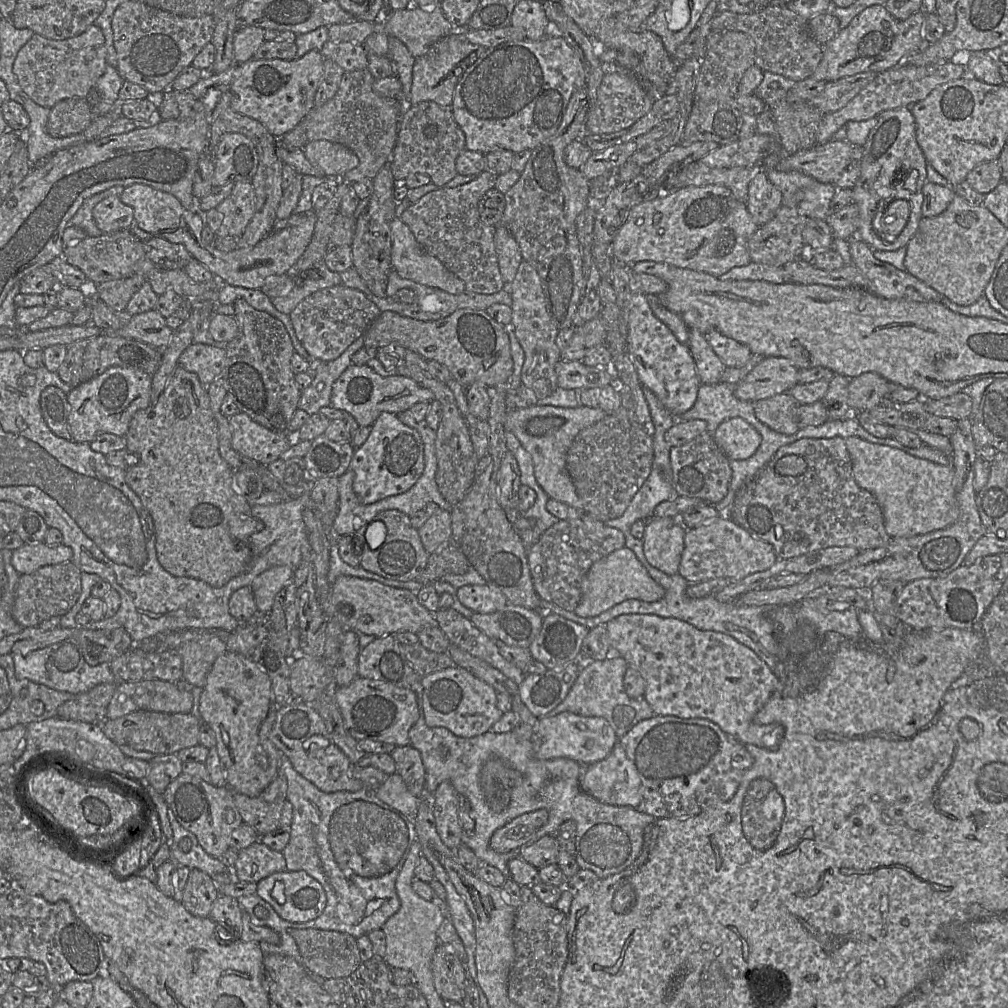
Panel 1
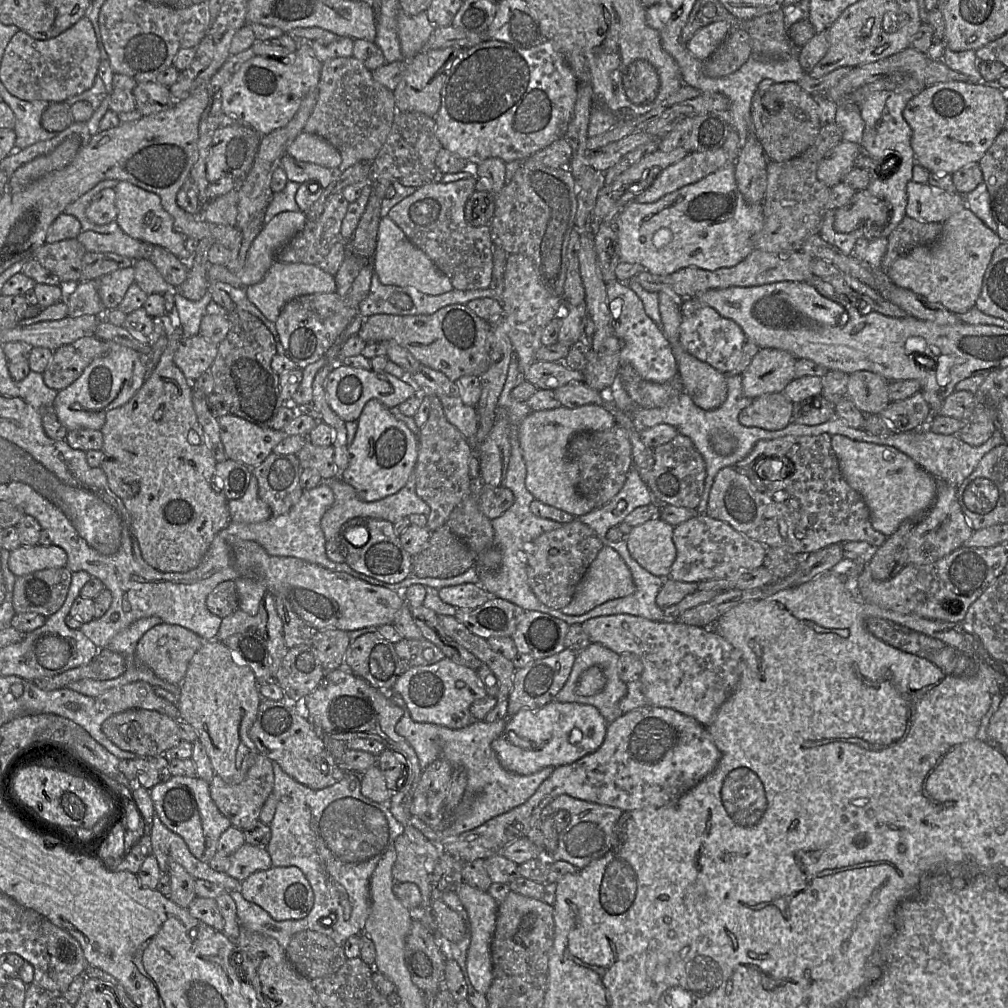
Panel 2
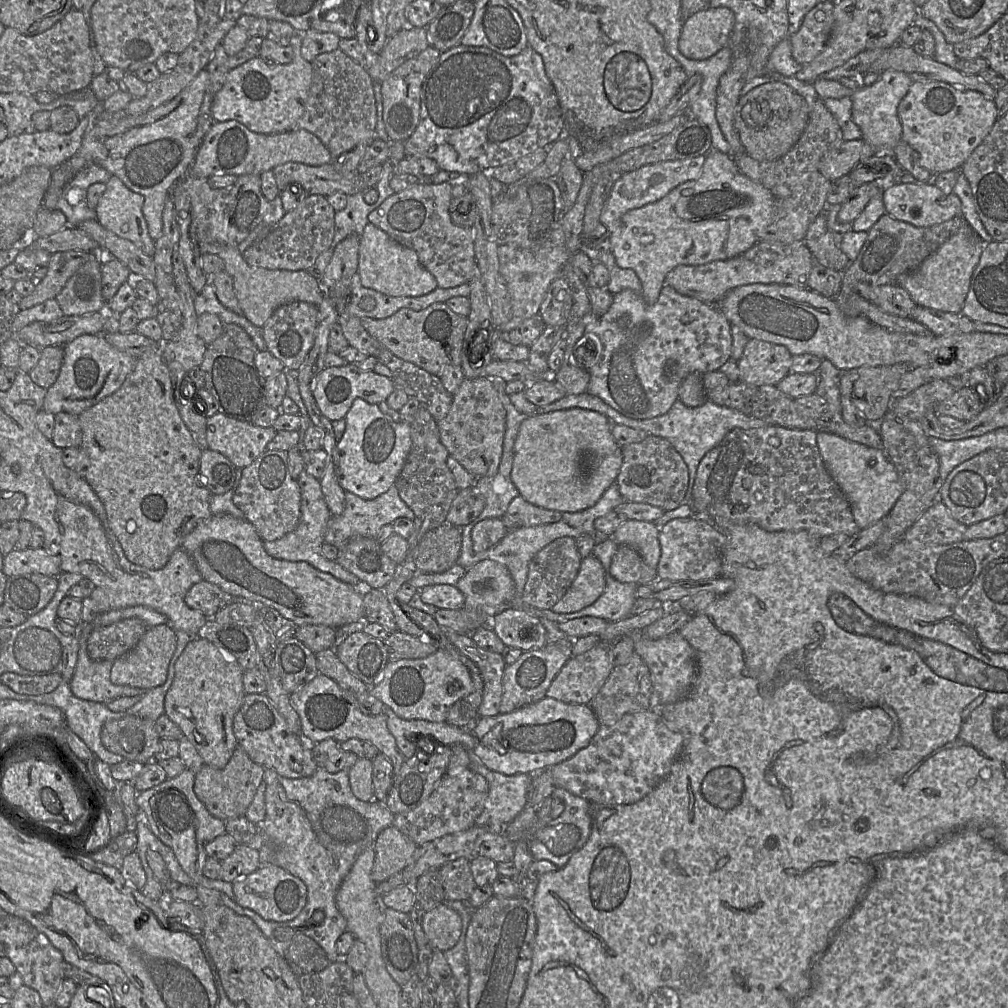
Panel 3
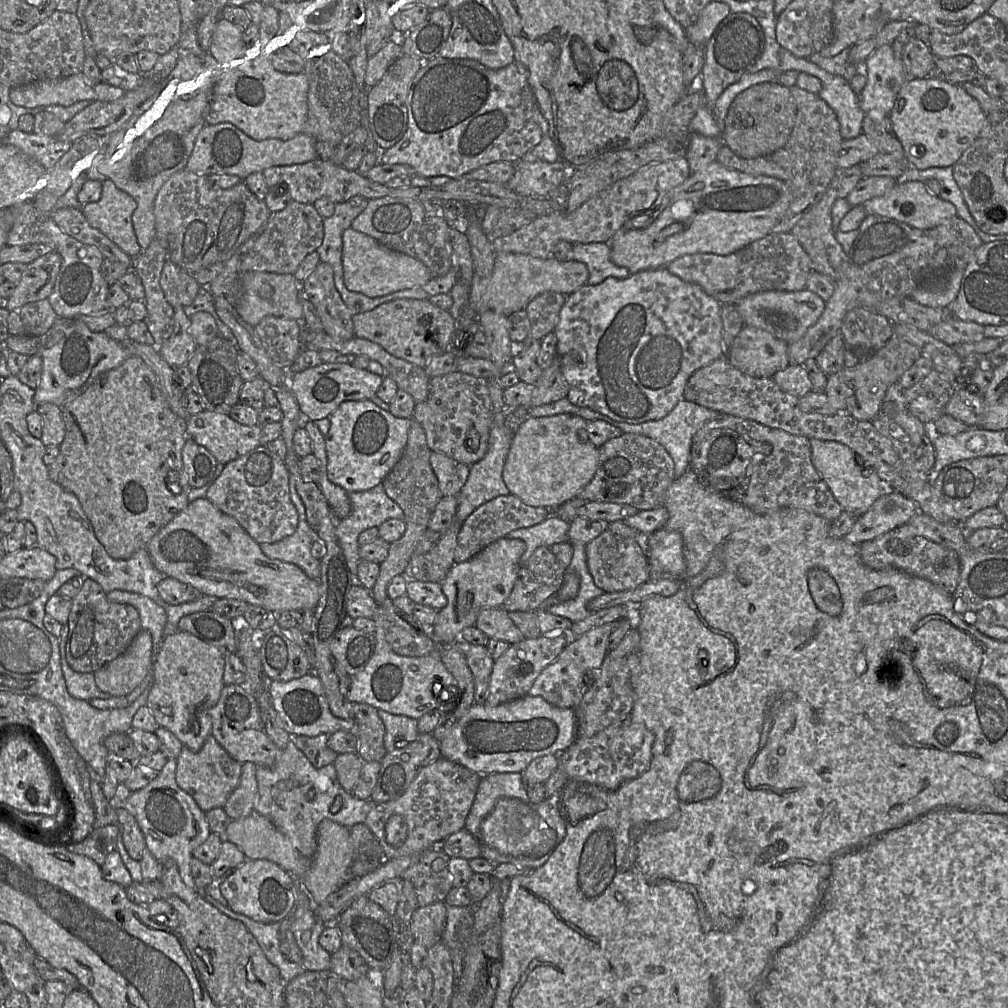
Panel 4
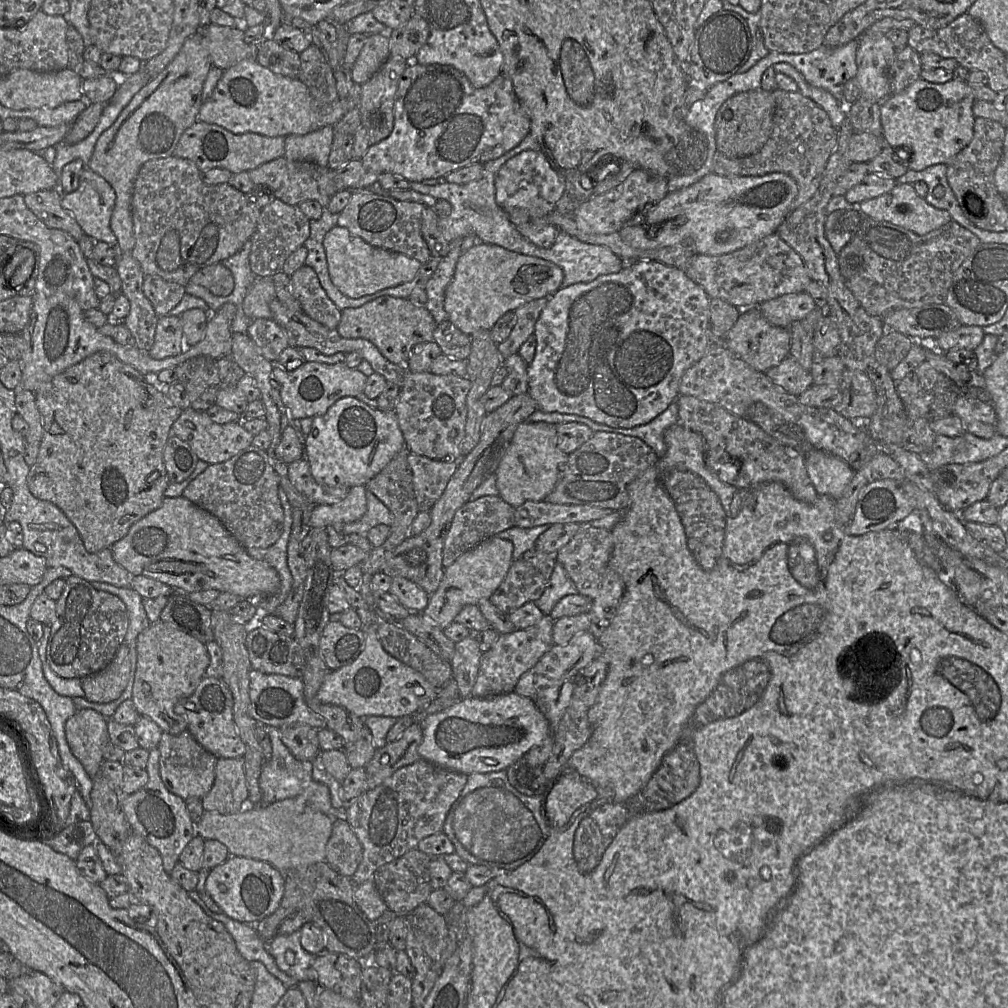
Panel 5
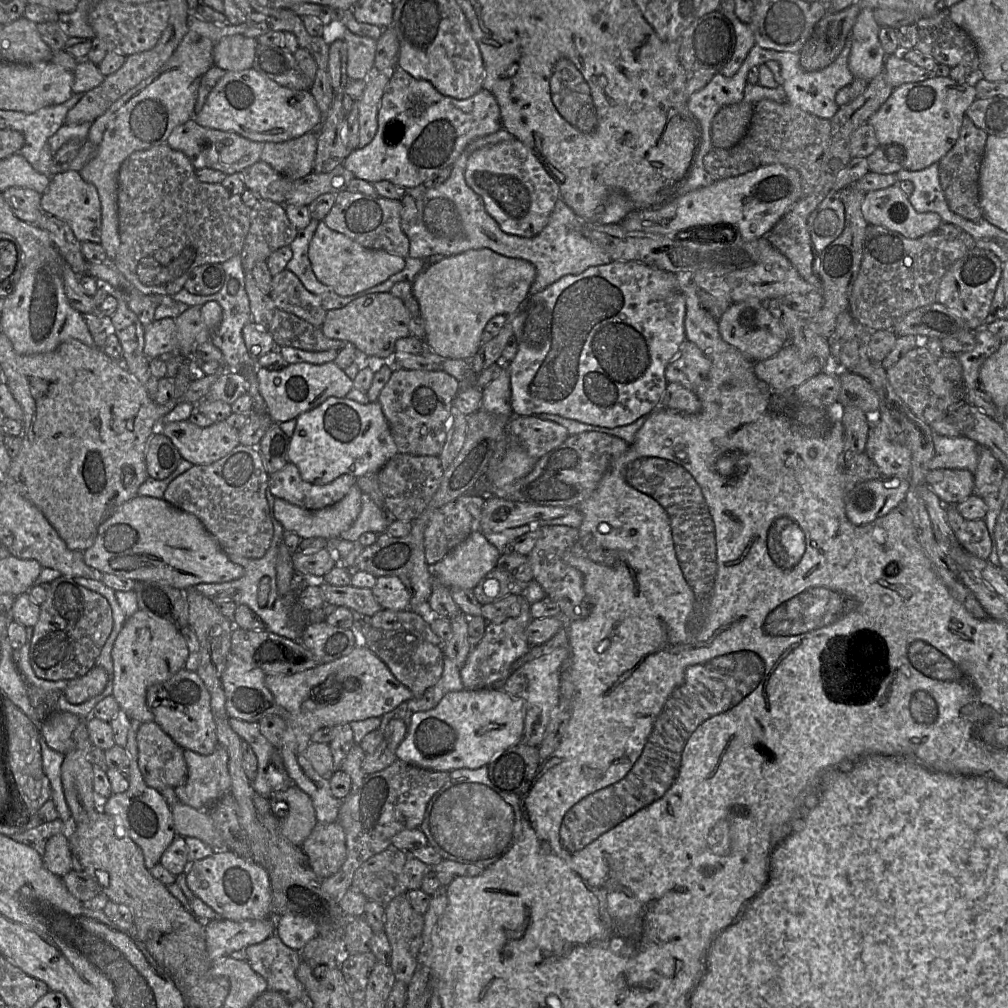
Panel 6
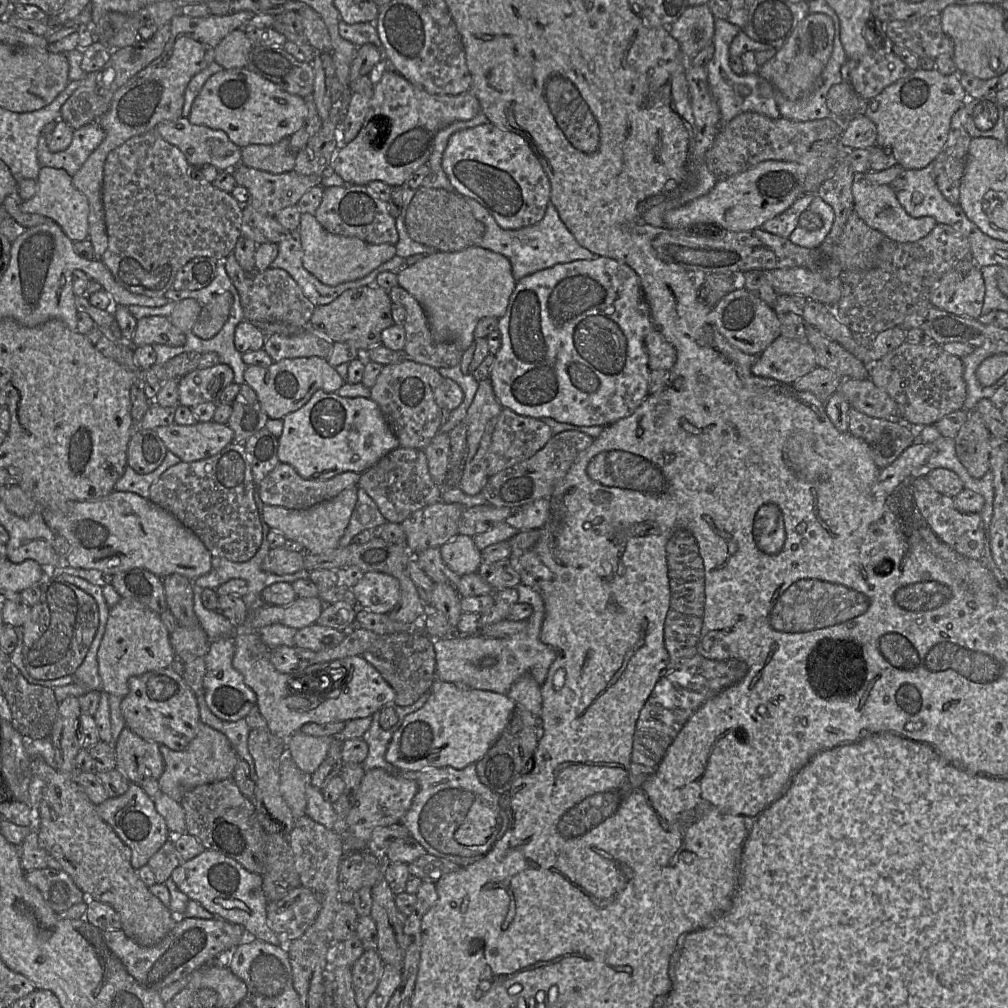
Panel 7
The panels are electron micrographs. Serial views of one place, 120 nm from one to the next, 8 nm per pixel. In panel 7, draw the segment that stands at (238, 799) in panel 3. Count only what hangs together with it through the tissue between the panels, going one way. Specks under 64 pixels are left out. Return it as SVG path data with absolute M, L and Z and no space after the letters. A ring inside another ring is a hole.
M124 728L112 744L116 751L117 766L130 783L140 784L145 780L157 780L164 771L160 745L148 741Z

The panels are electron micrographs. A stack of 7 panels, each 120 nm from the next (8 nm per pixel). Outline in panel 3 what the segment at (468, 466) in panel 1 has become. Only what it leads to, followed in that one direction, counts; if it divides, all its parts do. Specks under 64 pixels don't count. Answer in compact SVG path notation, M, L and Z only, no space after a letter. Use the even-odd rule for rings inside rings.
M421 405L410 426L411 449L394 485L400 498L414 512L414 529L408 538L410 550L413 550L428 531L445 522L459 489L451 470L447 466L449 452L440 441L437 421L431 413Z

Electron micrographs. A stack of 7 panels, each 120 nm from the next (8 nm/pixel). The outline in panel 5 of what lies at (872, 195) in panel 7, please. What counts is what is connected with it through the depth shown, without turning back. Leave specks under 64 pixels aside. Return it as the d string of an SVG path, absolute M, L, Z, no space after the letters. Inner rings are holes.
M910 183L896 184L889 192L860 202L857 208L864 217L888 221L918 235L925 235L951 220L951 215L947 210L930 205L925 198L916 193L913 184Z

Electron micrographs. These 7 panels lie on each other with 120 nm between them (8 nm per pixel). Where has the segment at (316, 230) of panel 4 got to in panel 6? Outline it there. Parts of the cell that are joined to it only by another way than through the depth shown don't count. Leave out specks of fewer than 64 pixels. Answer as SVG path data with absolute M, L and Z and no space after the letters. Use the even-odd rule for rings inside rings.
M258 200L250 208L250 227L243 249L238 254L245 271L266 259L276 250L289 246L299 230L289 221L284 204Z

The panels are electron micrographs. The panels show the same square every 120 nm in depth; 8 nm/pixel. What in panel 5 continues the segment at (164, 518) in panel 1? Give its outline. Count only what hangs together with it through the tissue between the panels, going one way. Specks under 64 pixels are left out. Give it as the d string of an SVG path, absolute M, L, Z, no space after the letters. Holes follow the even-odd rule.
M97 352L40 384L33 392L42 418L42 438L27 485L32 495L59 507L77 528L90 553L111 548L130 527L157 509L171 484L163 462L163 450L171 427L182 410L165 397L163 388L114 355Z

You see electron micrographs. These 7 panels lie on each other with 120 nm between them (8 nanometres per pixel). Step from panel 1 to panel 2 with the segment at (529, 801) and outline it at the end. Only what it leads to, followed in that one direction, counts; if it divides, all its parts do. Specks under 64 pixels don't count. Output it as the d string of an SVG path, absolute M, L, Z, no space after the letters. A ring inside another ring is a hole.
M407 712L396 724L396 732L405 738L414 749L422 769L436 759L444 758L453 767L465 768L467 772L466 789L478 793L469 814L457 818L449 826L439 831L440 841L475 829L488 820L524 804L554 771L554 767L546 767L533 774L520 775L505 770L491 744L503 733L506 725L507 720L494 723L478 720L464 728L450 729L434 723L416 722Z

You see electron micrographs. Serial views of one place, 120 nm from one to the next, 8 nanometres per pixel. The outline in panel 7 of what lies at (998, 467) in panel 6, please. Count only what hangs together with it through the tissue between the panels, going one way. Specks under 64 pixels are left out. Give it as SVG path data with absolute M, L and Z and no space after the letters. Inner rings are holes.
M976 409L968 411L968 418L954 438L959 461L974 478L982 478L990 470L991 434Z

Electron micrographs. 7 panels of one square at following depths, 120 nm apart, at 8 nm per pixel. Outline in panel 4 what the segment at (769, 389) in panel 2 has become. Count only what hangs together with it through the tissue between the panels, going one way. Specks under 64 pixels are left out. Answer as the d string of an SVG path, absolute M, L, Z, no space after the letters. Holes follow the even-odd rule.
M744 325L728 348L727 356L746 375L772 378L790 364L788 344L768 331Z

